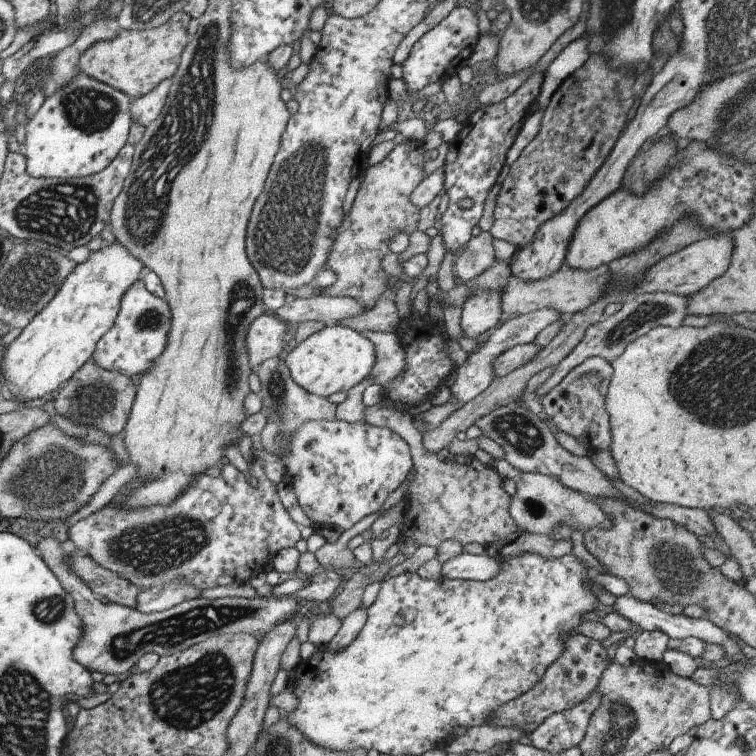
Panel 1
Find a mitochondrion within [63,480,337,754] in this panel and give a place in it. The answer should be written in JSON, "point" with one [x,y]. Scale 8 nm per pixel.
{"point":[185,699]}

